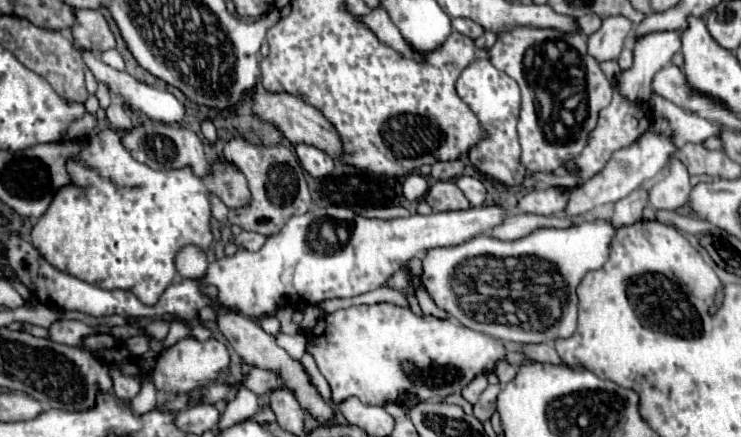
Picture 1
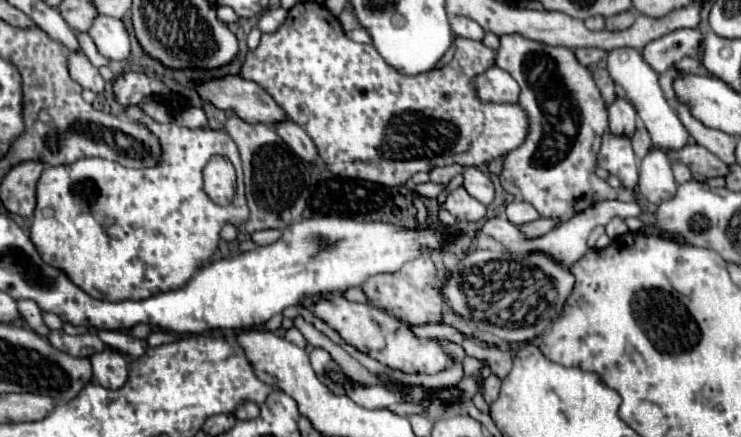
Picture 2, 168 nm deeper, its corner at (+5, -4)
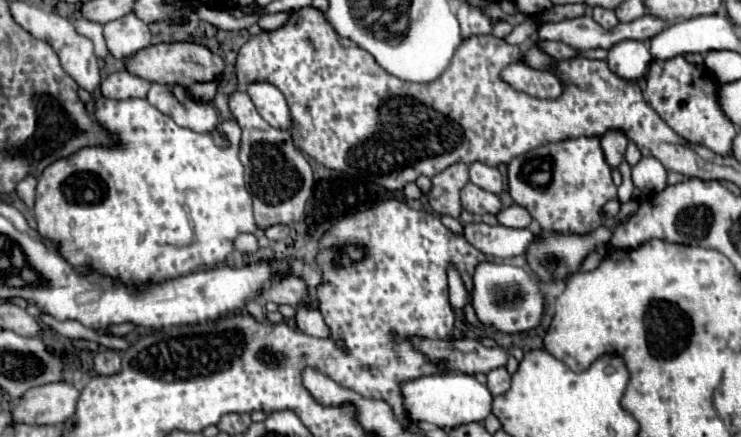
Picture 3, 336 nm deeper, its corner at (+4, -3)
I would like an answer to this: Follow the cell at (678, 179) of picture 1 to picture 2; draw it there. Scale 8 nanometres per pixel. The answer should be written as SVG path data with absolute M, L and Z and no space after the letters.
M651 149L643 161L641 161L641 169L639 169L639 191L641 195L659 205L661 201L667 201L675 195L677 185L673 179L673 171L671 171L671 161L667 157L667 153L659 151L659 149Z

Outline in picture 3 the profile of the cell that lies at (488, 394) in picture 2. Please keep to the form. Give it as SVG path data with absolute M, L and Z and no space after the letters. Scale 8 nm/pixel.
M494 368L492 372L488 372L488 390L492 392L492 396L504 394L510 388L510 380L512 376L506 372L506 368Z

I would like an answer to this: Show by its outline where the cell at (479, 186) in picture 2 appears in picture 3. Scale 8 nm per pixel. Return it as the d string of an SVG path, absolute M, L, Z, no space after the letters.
M480 162L470 164L470 182L474 182L476 186L480 186L488 192L494 192L494 194L502 192L502 174L500 174L500 170L492 168L492 166L486 166L486 164L480 164Z

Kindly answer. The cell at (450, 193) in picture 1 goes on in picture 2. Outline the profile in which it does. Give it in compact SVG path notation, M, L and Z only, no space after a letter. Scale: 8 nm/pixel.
M463 187L447 195L447 199L443 201L443 209L447 209L459 221L479 221L481 217L485 217L487 211L487 207L469 197L469 193Z

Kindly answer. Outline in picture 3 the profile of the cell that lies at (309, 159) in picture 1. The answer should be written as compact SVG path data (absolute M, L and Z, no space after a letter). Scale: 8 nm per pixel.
M254 80L246 86L248 96L252 98L256 110L260 112L260 116L274 128L282 128L282 130L290 130L292 128L292 118L290 118L290 110L288 104L284 100L284 94L264 82L264 80Z

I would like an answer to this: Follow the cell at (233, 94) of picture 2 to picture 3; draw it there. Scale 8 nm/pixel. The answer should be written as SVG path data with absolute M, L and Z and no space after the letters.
M170 42L170 44L156 44L142 48L134 56L126 60L126 70L134 76L156 84L180 84L192 86L194 82L208 82L224 72L224 62L218 54L210 52L206 46L196 42Z

